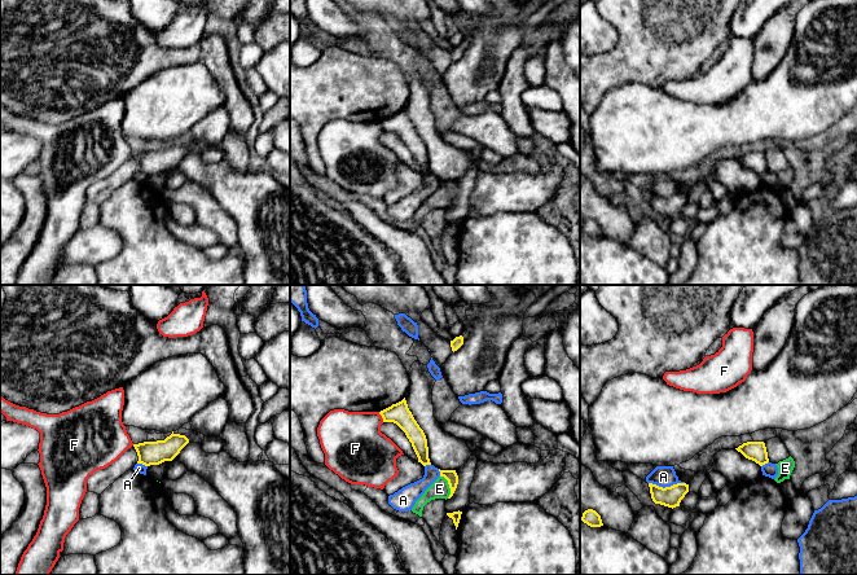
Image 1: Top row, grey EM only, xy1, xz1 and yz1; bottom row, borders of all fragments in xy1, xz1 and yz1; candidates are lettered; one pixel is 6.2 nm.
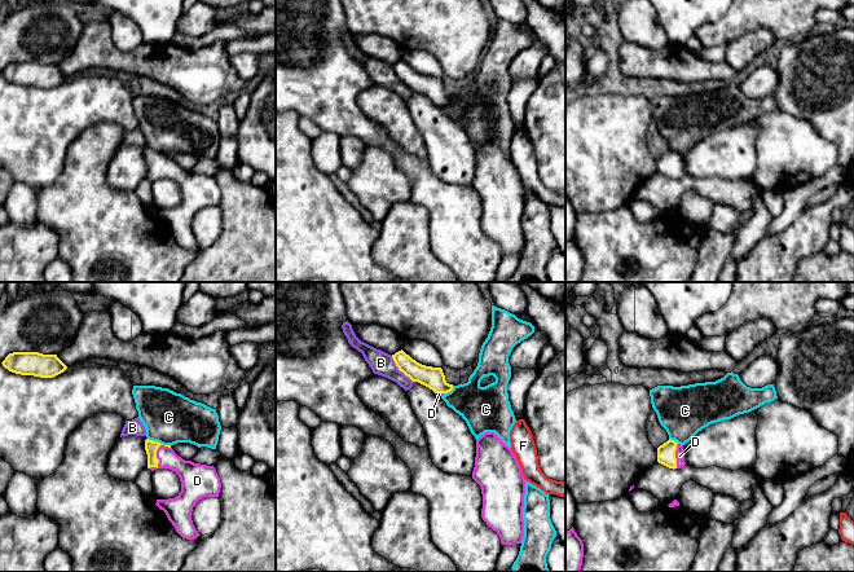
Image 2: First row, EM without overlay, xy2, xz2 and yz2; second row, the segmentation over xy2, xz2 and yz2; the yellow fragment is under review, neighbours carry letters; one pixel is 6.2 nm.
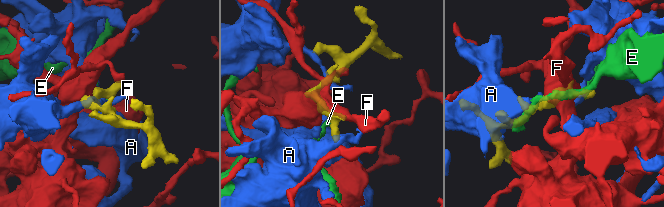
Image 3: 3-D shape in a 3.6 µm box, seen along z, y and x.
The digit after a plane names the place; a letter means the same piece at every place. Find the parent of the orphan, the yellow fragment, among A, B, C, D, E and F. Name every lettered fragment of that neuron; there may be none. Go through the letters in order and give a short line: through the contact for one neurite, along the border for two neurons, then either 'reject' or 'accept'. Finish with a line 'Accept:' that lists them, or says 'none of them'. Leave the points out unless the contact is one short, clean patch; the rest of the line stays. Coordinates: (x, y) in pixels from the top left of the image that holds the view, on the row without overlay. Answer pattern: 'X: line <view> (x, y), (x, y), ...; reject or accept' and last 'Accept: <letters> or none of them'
A: reject
B: reject
C: line xy2 (148, 148), (170, 155); reject
D: line xy2 (150, 157), (155, 164), (171, 170), (190, 184); accept
E: line xz1 (440, 185), (447, 191), (449, 198), (448, 207); reject
F: reject
Accept: D

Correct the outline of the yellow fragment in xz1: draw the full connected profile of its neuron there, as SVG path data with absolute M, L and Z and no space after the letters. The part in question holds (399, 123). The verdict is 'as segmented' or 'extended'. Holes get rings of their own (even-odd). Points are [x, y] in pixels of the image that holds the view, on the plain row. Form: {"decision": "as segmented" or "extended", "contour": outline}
{"decision": "as segmented", "contour": "M405 107L381 120L379 124L382 126L383 132L394 132L405 142L418 167L418 172L423 176L431 175L426 145L409 120Z"}

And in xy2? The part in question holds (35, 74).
{"decision": "as segmented", "contour": "M13 62L1 74L12 83L40 88L53 88L67 79L57 65L39 62Z"}

